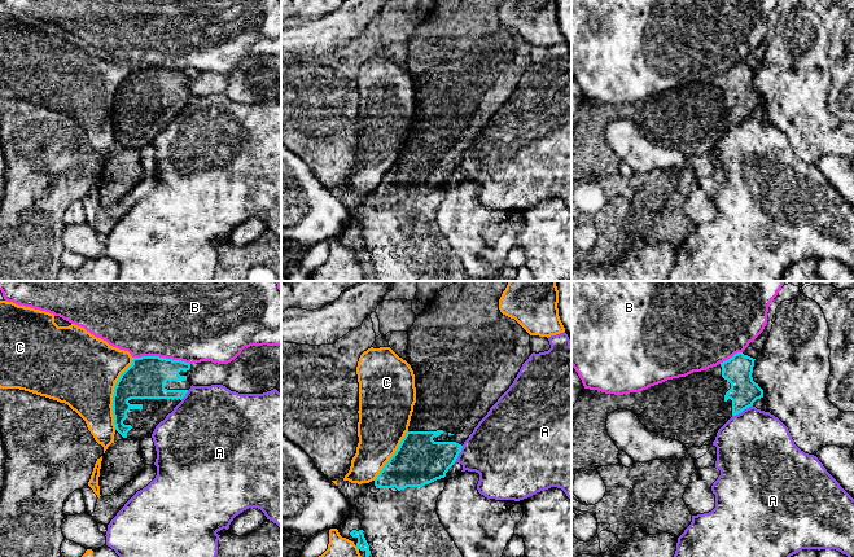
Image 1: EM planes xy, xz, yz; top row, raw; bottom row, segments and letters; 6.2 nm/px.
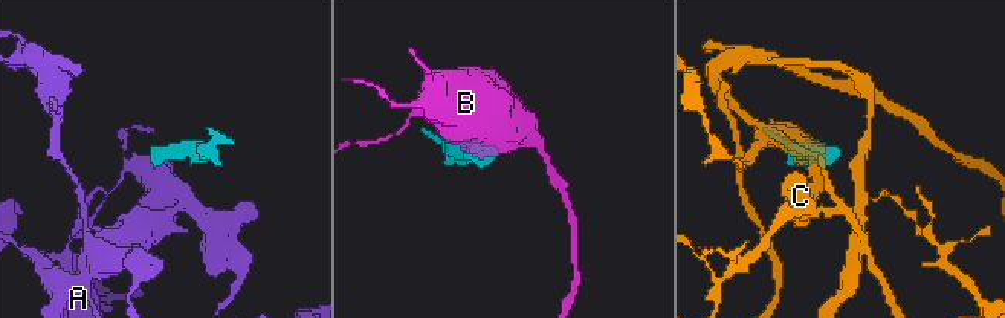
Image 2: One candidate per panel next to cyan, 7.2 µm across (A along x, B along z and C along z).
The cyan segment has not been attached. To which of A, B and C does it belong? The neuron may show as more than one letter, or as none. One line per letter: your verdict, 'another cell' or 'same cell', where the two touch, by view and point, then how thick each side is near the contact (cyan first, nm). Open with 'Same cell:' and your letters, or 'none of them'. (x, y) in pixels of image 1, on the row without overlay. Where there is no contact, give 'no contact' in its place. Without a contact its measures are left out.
Same cell: none of them
A: another cell; meets cyan in yz at (741, 121); 180 nm thick on the cyan side, 480 nm on the other
B: another cell; meets cyan in xy at (162, 68); 240 nm thick on the cyan side, 440 nm on the other
C: another cell; meets cyan in xy at (114, 104); 240 nm thick on the cyan side, 440 nm on the other

